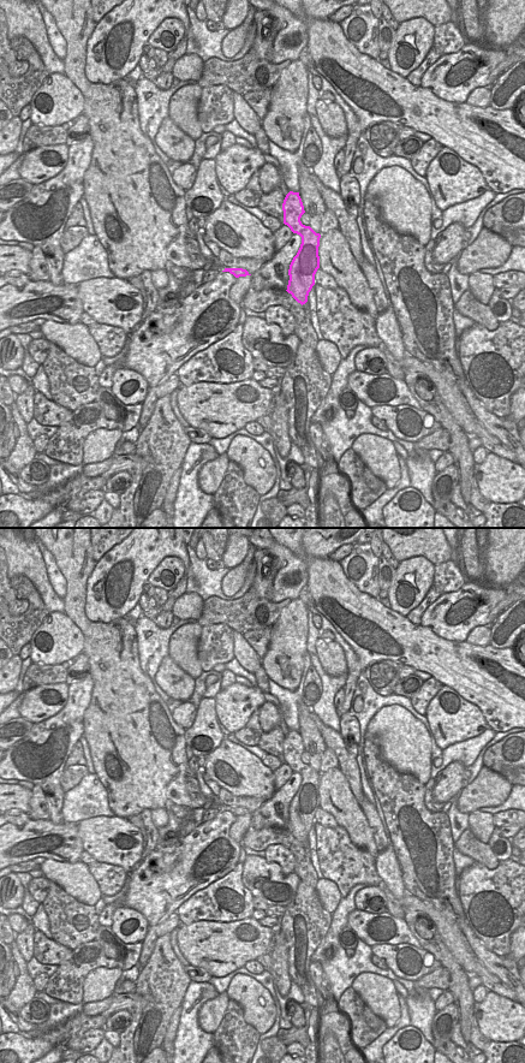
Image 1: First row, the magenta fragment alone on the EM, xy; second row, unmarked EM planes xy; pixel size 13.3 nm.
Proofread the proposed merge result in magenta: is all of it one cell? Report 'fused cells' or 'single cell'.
single cell

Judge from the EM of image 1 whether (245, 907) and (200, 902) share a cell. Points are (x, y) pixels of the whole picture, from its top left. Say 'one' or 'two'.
one

